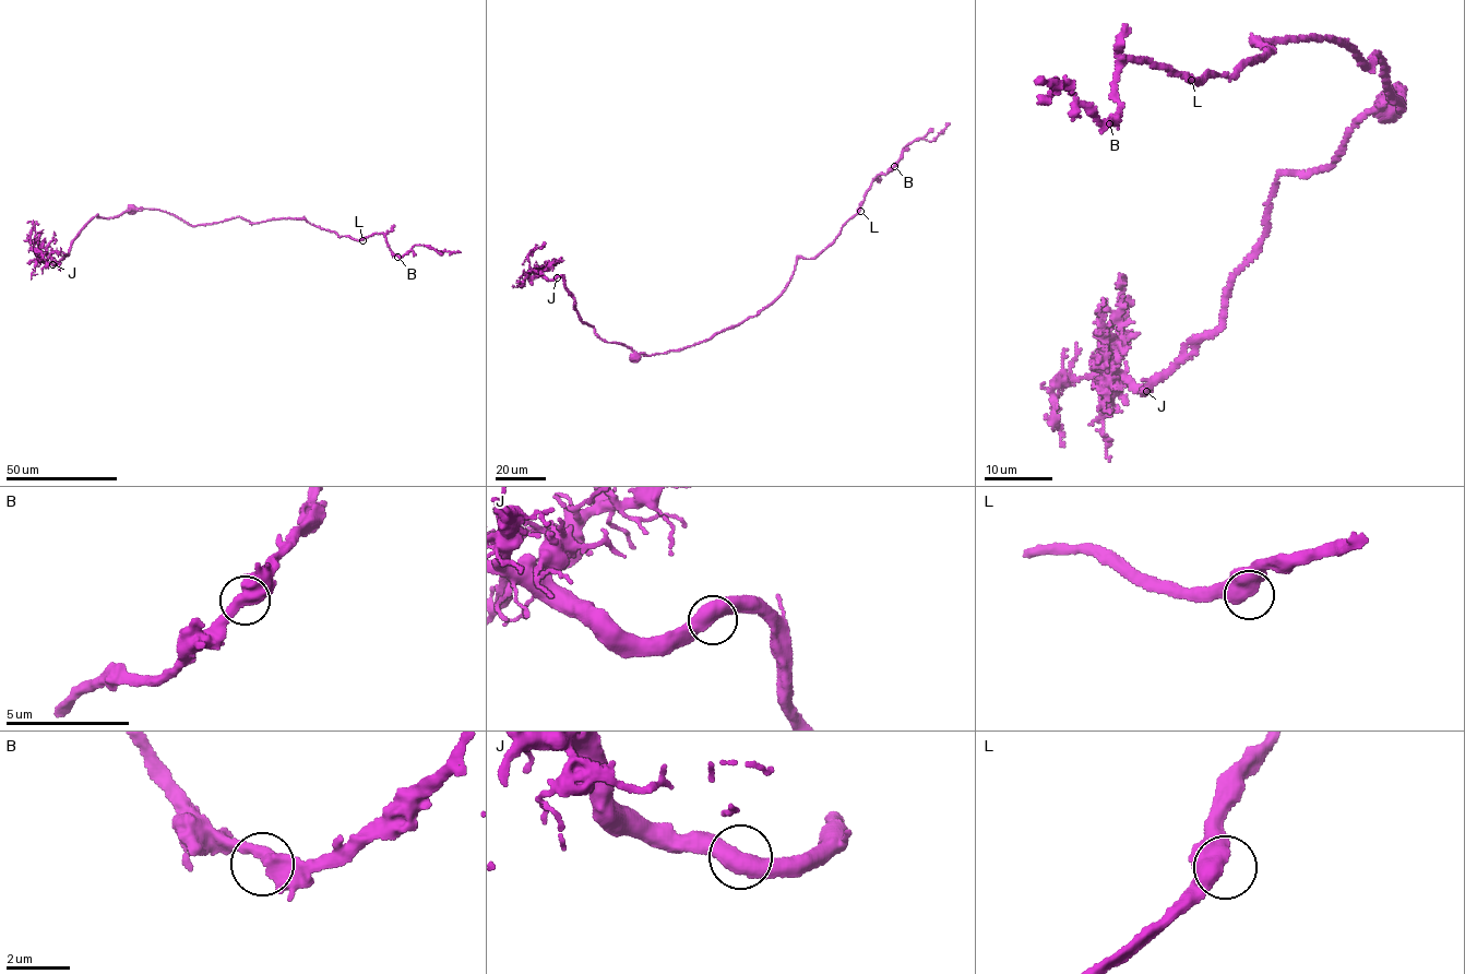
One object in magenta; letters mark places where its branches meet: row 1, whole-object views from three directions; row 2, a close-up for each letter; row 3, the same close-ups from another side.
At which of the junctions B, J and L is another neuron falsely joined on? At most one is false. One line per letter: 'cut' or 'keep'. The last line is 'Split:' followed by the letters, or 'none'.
B: keep
J: keep
L: keep
Split: none

